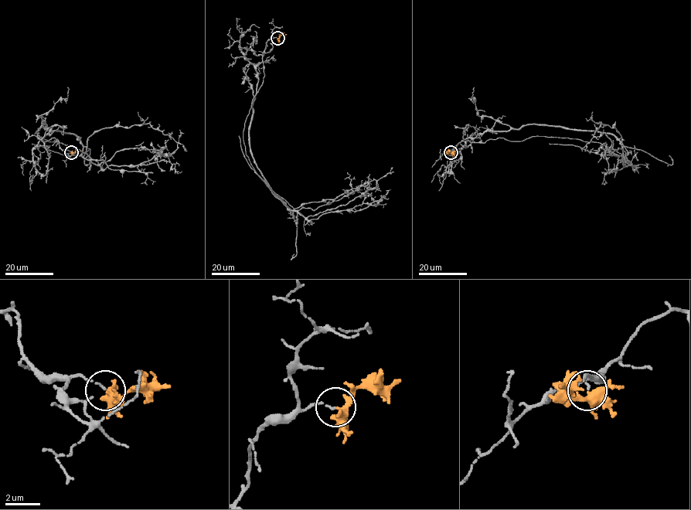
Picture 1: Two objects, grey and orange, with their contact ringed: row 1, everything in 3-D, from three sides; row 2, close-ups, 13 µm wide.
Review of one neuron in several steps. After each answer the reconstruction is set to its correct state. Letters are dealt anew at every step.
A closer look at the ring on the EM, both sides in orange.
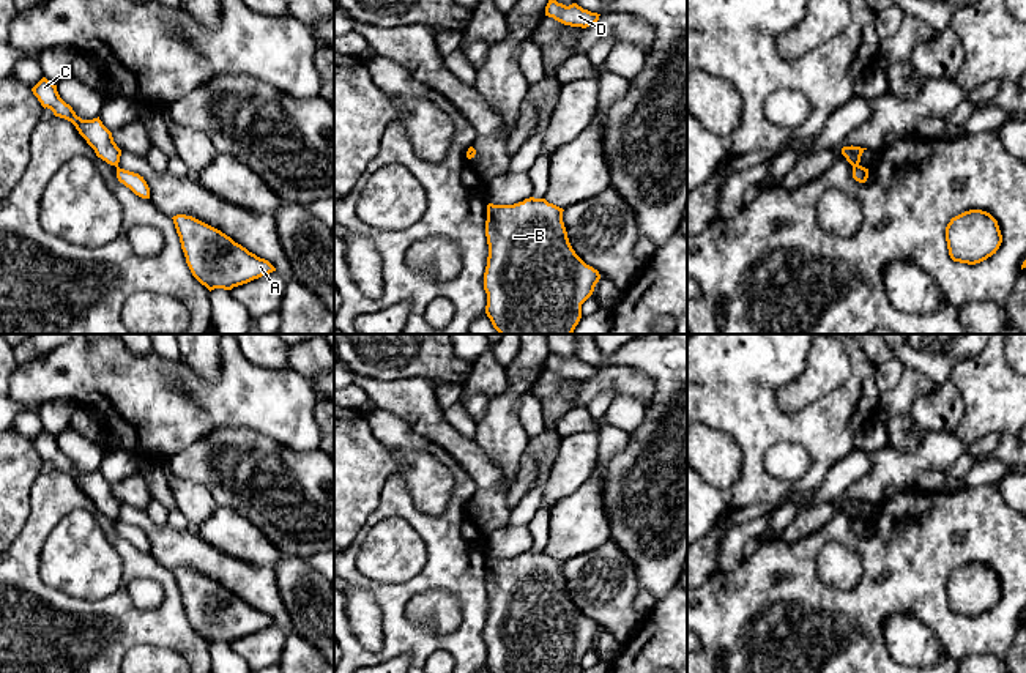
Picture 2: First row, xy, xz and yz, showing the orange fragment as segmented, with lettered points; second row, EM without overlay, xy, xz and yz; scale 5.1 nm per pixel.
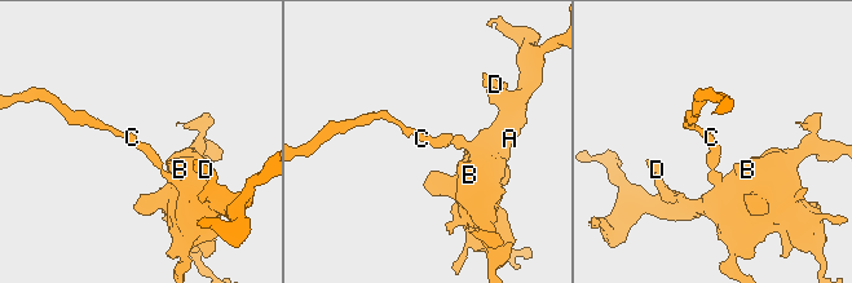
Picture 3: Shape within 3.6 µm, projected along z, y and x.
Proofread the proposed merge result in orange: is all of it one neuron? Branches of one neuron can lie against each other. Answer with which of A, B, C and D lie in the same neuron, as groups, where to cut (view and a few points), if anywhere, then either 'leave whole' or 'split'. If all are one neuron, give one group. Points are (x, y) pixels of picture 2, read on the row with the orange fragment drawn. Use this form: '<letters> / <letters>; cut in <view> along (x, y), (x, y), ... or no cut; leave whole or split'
A B D / C; cut in yz along (858, 164), (853, 167); split

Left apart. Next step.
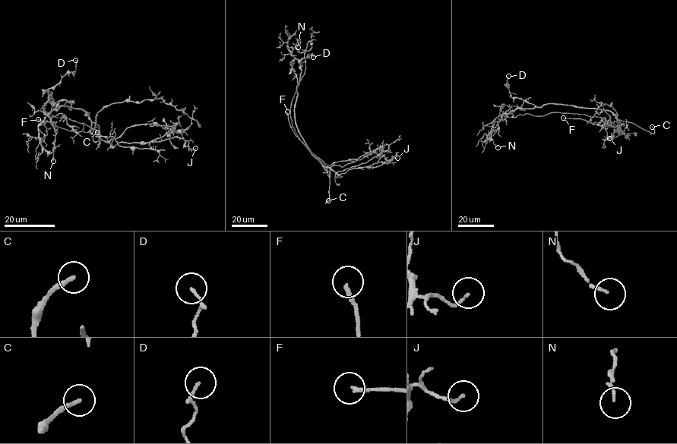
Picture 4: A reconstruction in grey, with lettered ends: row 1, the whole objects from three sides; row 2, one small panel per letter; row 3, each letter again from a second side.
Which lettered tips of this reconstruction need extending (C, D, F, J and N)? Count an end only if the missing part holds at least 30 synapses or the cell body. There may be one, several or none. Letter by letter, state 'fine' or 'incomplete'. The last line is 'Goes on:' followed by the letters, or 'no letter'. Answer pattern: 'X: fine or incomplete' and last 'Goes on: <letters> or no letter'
C: incomplete
D: fine
F: fine
J: fine
N: fine
Goes on: C

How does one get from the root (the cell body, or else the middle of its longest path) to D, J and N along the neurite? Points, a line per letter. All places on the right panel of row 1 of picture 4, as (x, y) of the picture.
D: (618, 125), (616, 116), (609, 111), (555, 104), (537, 107), (511, 97), (509, 86), (505, 86), (508, 76)
J: (618, 125), (625, 136), (624, 133), (618, 134), (614, 130), (609, 138)
N: (618, 125), (612, 112), (596, 108), (548, 104), (533, 108), (515, 108), (495, 121), (491, 137), (498, 147)

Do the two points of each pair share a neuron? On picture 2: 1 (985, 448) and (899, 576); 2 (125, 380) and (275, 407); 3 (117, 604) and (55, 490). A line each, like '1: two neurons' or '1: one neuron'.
1: two neurons
2: one neuron
3: one neuron

